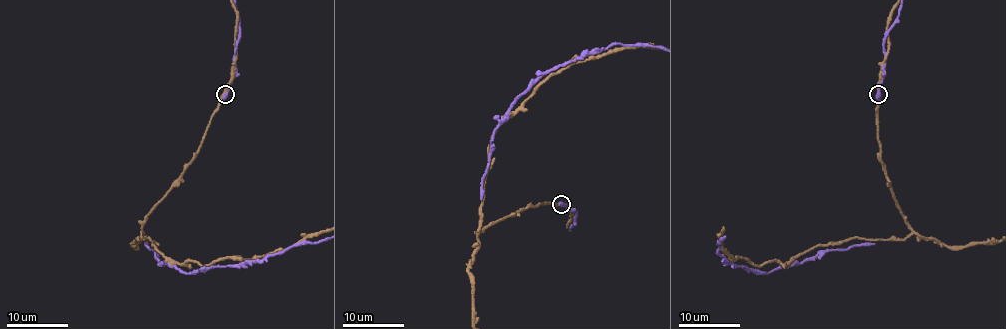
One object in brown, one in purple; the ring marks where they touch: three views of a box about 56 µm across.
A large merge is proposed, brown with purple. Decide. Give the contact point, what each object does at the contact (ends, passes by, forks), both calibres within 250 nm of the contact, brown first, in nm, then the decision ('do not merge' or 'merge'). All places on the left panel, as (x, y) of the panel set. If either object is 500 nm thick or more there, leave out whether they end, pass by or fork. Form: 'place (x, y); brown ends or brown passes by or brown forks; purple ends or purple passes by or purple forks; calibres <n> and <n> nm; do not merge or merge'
place (225, 94); calibres 260 and 500 nm; do not merge

